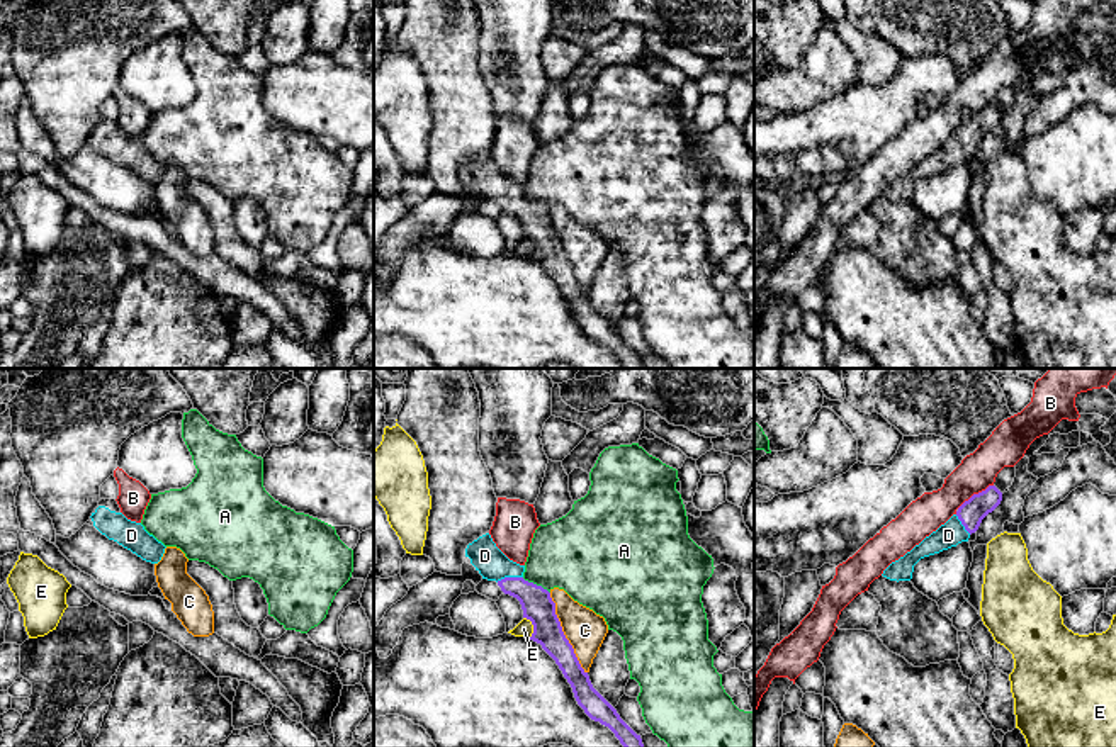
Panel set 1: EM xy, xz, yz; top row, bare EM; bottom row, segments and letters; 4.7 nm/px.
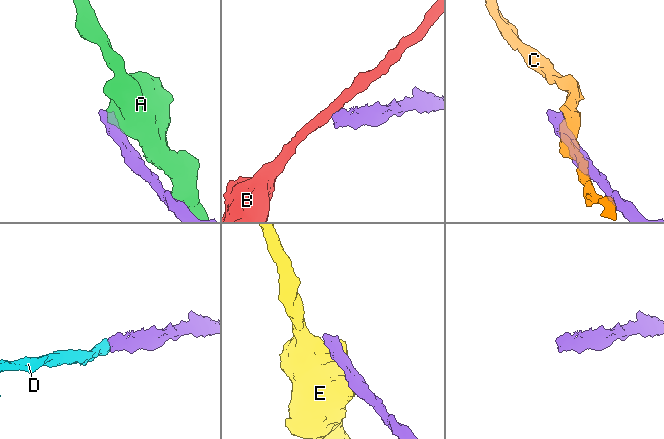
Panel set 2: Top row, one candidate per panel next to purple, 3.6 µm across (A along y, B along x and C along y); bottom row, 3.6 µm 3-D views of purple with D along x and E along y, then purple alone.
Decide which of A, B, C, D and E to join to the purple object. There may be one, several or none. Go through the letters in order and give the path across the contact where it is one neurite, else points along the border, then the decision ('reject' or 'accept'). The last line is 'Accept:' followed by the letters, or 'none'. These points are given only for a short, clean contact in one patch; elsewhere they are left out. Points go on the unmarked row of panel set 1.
A: reject
B: along yz (992, 104), (974, 112), (957, 128) | reject
C: reject
D: across xz (537, 224), (508, 197), (484, 175) | accept
E: along xz (524, 236), (532, 245), (530, 257) | reject
Accept: D

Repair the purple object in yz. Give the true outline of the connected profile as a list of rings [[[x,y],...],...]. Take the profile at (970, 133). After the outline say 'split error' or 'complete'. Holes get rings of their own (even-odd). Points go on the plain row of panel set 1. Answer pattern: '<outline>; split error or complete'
[[[989,105],[985,110],[973,114],[944,144],[926,156],[904,177],[892,182],[882,195],[897,202],[910,200],[914,185],[921,178],[956,166],[961,161],[968,161],[970,154],[978,149],[982,139],[992,132],[1000,121],[1002,112],[995,105]]]; split error

